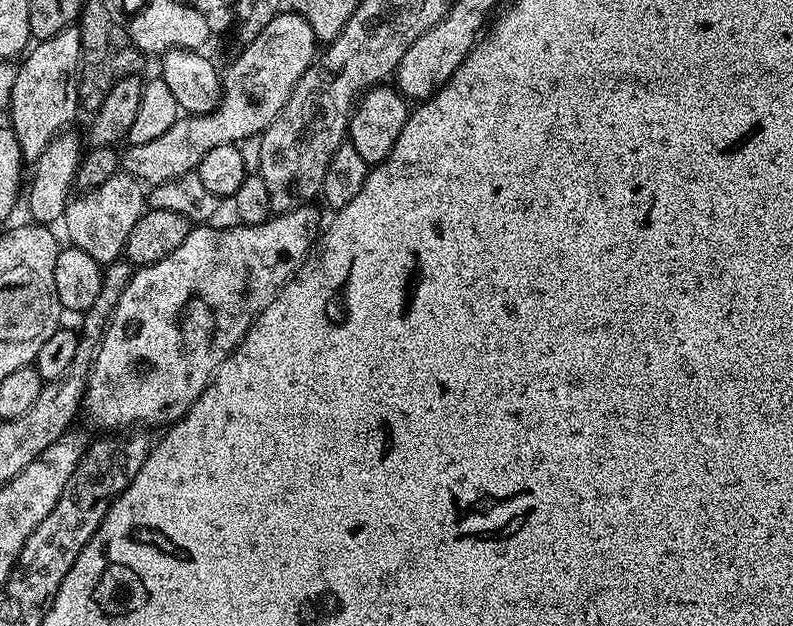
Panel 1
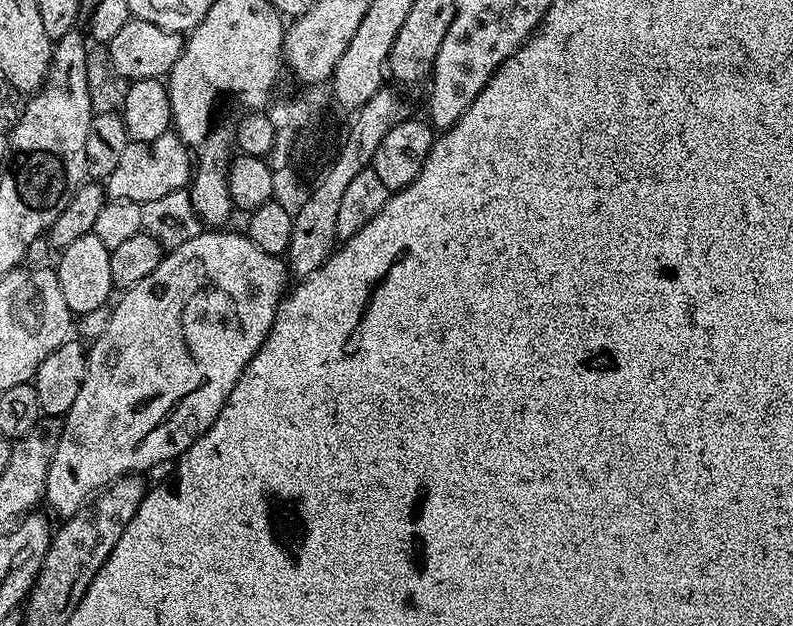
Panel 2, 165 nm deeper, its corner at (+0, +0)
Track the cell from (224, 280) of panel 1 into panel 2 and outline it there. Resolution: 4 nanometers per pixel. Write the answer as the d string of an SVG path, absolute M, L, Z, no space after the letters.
M201 230L196 236L191 236L186 242L182 242L182 246L171 249L152 273L146 275L136 284L125 287L120 292L122 293L120 301L116 305L114 305L115 303L111 305L108 312L106 330L102 330L102 334L91 341L92 348L90 344L90 347L87 349L88 365L86 366L86 378L82 382L82 390L78 390L78 398L74 398L74 406L70 406L67 416L63 417L62 424L64 424L64 429L60 432L60 441L58 439L55 441L50 470L46 474L44 500L46 504L49 504L60 515L60 518L73 516L85 502L91 500L101 490L114 483L118 477L144 474L149 471L148 462L150 460L148 458L132 458L132 456L124 456L124 454L128 454L130 448L134 450L134 442L164 414L164 410L178 396L182 396L182 394L186 394L190 390L192 392L196 390L196 398L194 398L194 410L196 412L194 414L202 422L206 422L206 420L212 421L214 410L222 410L222 406L228 400L230 390L234 390L234 386L238 382L240 375L243 374L245 366L250 362L250 358L254 358L257 350L264 345L264 340L272 329L276 310L279 308L281 299L285 295L284 283L290 280L289 269L279 255L264 252L243 231L224 231L228 230Z

